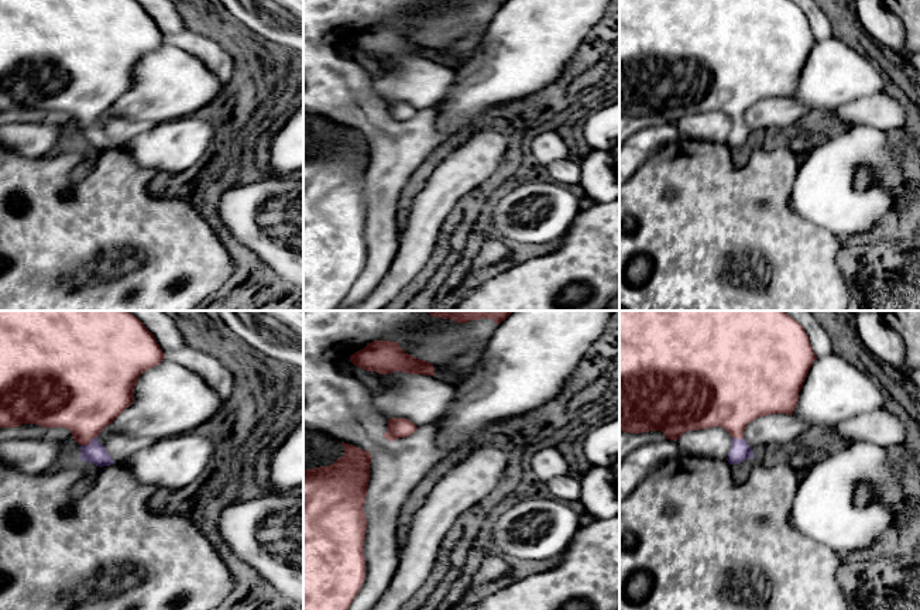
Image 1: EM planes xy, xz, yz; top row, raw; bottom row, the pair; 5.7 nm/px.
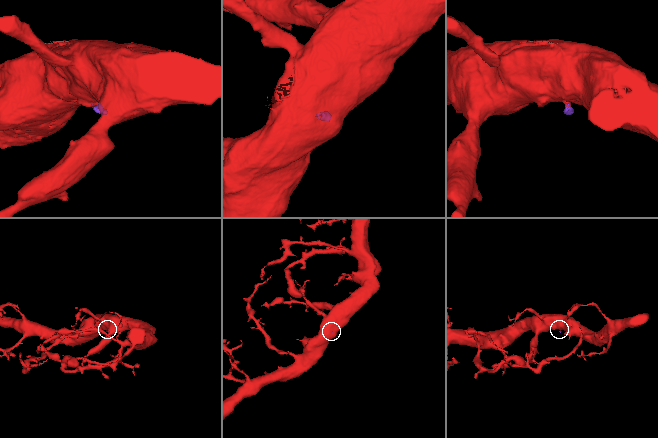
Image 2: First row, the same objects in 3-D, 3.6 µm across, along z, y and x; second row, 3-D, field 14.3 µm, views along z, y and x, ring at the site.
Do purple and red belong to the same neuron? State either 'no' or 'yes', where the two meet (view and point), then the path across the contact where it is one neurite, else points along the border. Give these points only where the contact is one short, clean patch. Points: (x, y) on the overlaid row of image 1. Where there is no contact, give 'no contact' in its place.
yes; meets purple in xy at (89, 444); runs through xy (95, 452), (89, 444), (85, 434), (85, 400)

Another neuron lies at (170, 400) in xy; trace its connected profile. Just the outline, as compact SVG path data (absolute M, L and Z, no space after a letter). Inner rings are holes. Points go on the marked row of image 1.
M164 359L138 377L134 401L111 425L120 433L157 442L196 431L224 404L196 371Z

